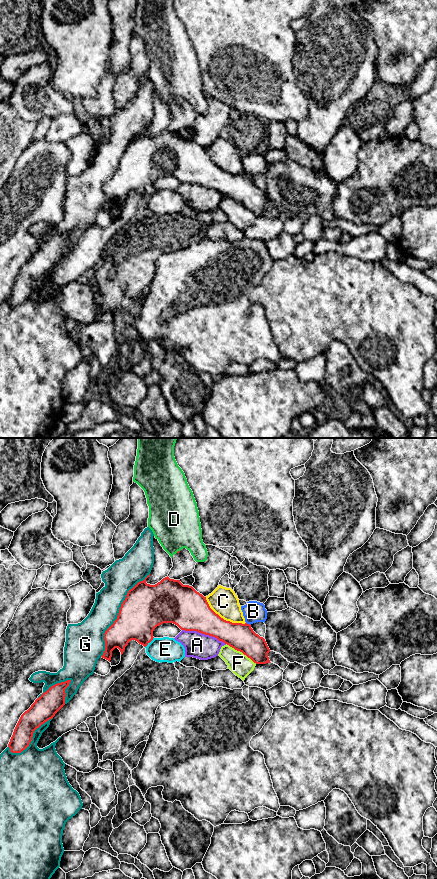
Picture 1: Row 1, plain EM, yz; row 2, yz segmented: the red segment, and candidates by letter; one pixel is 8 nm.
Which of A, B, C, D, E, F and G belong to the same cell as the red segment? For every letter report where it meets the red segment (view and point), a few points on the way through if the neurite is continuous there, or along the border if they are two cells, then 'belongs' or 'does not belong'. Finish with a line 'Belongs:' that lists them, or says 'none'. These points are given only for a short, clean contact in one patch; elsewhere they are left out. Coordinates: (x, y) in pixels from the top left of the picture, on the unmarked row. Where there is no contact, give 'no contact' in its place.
A: contact yz (204, 185); does not belong
B: contact yz (248, 176); border yz (246, 174), (250, 177); does not belong
C: contact yz (222, 170); does not belong
D: contact yz (178, 103); does not belong
E: contact yz (150, 193); does not belong
F: contact yz (241, 203); does not belong
G: contact yz (118, 165); does not belong
Belongs: none

